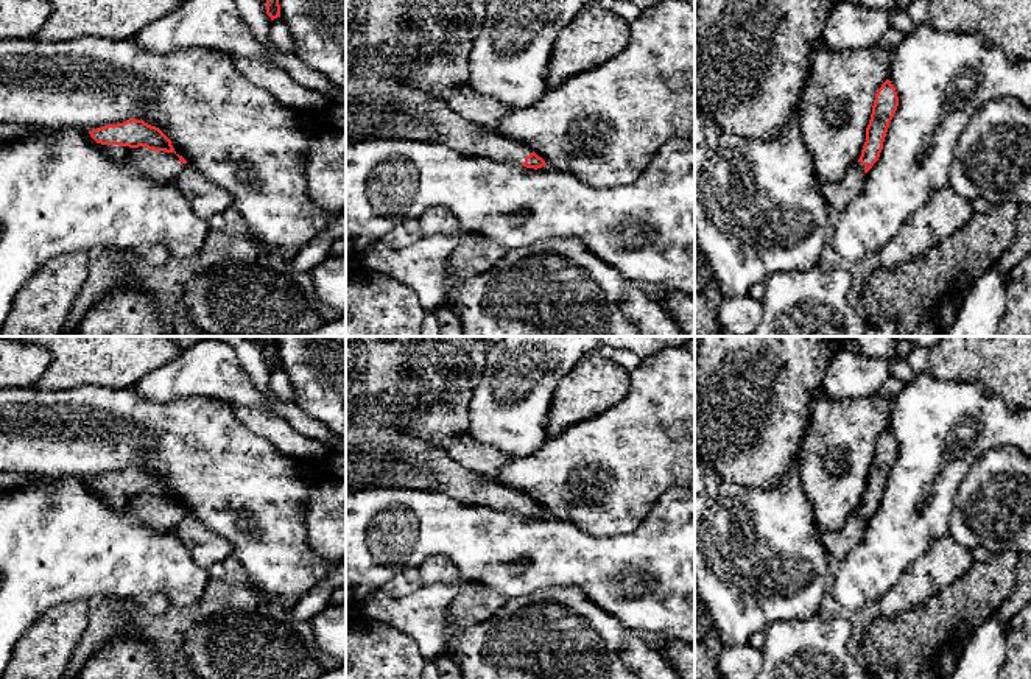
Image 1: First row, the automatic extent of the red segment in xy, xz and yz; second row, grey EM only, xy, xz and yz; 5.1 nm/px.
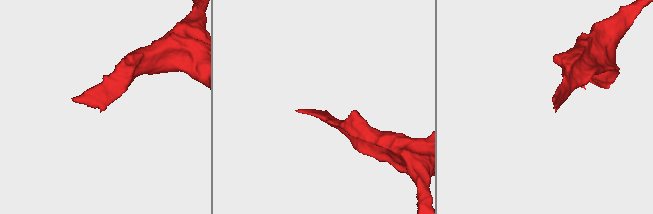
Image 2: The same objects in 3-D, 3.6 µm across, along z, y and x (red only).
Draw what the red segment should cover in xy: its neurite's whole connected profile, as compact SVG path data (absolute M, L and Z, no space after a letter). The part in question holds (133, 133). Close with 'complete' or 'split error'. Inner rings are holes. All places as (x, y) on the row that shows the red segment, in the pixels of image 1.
M131 118L92 129L89 134L112 162L131 165L153 181L173 181L187 167L171 140L143 120Z; split error

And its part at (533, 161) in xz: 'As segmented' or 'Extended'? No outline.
Extended

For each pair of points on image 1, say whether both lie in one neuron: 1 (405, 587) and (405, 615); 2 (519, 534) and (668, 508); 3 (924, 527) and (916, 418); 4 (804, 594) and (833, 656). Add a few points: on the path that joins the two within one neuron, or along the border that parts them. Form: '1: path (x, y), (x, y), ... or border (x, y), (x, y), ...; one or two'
1: border (424, 586), (404, 597), (388, 597), (380, 591); two
2: path (556, 550), (628, 550), (634, 544); one
3: path (914, 500), (916, 446); one
4: border (821, 608), (805, 619), (777, 622); two

